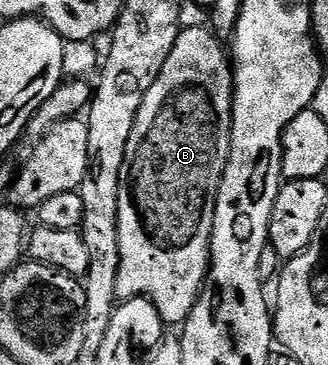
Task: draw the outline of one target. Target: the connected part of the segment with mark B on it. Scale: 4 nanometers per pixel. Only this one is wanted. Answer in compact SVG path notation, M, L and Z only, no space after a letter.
M198 26L188 30L180 29L177 44L173 44L173 52L169 52L169 60L165 60L165 68L161 68L161 76L153 80L153 88L145 92L145 100L141 100L141 108L137 112L137 120L133 120L133 132L129 132L129 148L125 148L125 156L129 160L147 158L147 170L143 166L128 164L123 167L123 189L119 191L119 251L121 264L117 272L116 299L142 298L146 296L155 303L161 320L168 327L178 327L187 321L195 301L207 281L207 268L211 265L211 237L213 236L213 216L215 215L215 194L219 191L221 176L225 172L225 164L231 147L231 100L235 93L235 75L232 63L223 55L224 43L207 26Z

